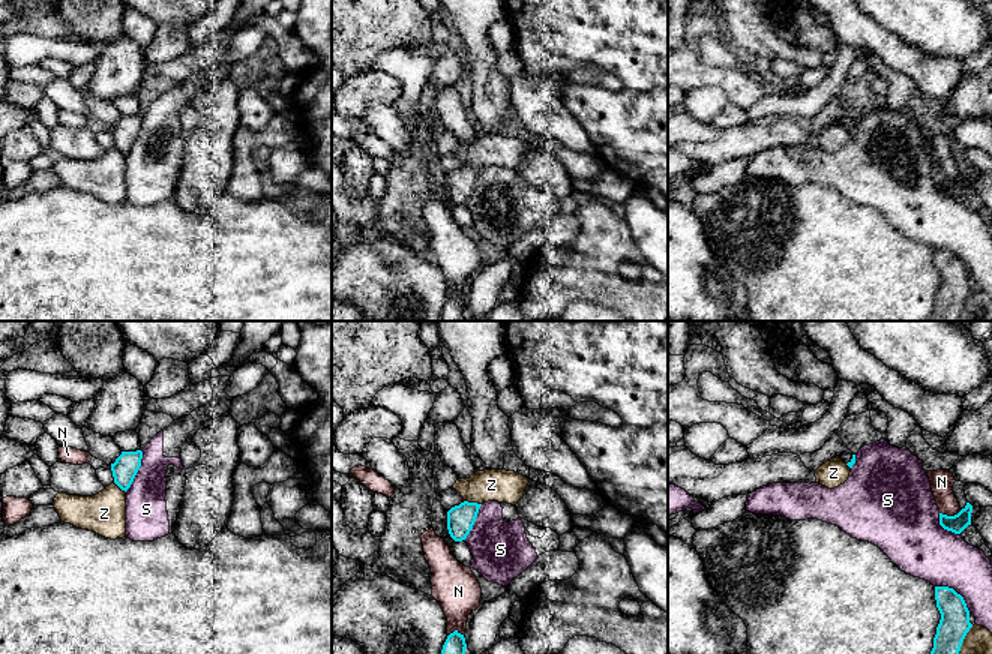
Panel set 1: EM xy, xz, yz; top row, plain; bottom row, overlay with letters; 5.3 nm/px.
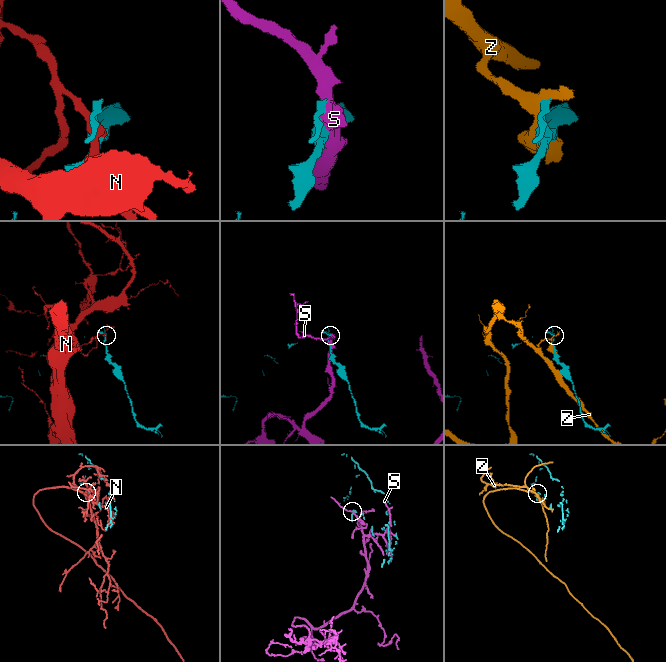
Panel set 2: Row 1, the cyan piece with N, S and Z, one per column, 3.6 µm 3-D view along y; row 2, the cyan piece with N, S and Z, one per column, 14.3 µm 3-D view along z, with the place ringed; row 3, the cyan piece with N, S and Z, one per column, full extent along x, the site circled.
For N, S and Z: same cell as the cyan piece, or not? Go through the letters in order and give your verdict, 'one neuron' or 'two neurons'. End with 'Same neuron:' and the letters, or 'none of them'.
N: two neurons
S: two neurons
Z: two neurons
Same neuron: none of them

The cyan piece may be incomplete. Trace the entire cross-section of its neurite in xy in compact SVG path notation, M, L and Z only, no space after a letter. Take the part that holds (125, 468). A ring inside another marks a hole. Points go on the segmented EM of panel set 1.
M122 452L122 454L111 464L114 483L128 490L141 466L143 452Z

